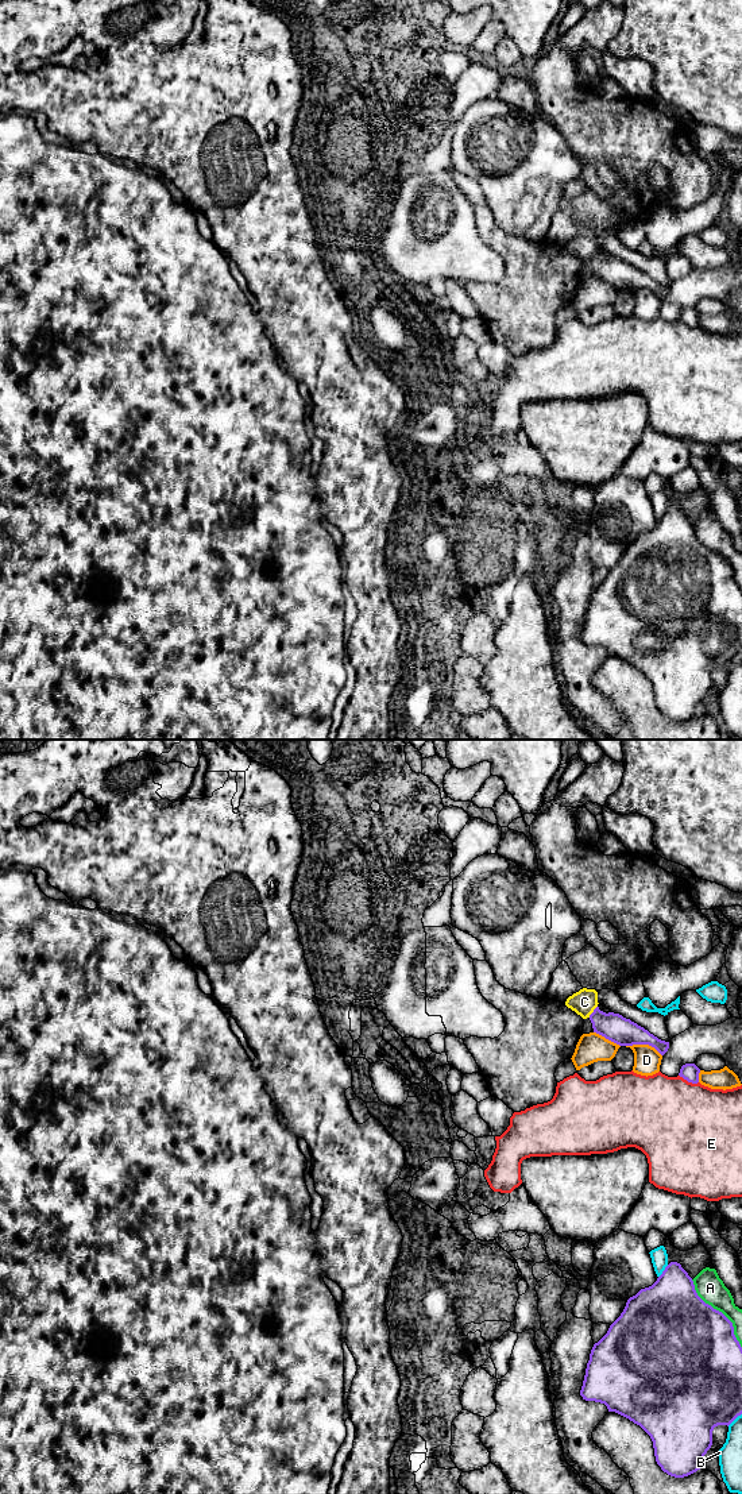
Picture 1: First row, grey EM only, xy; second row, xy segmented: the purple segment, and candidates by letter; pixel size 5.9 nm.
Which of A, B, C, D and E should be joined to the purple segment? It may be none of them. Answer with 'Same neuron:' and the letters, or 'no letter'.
Same neuron: no letter

